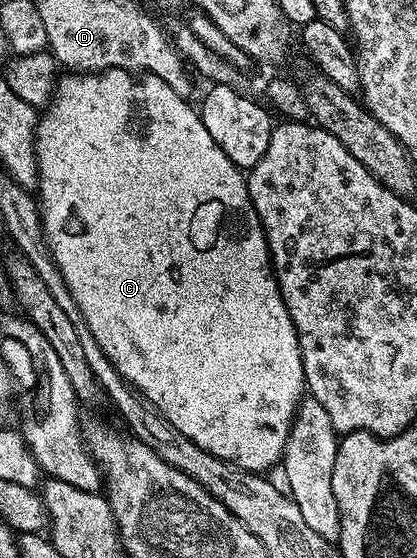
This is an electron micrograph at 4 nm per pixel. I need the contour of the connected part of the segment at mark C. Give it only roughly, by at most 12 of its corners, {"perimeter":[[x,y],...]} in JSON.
{"perimeter":[[63,74],[50,256],[108,361],[242,471],[307,390],[243,168],[187,96]]}

